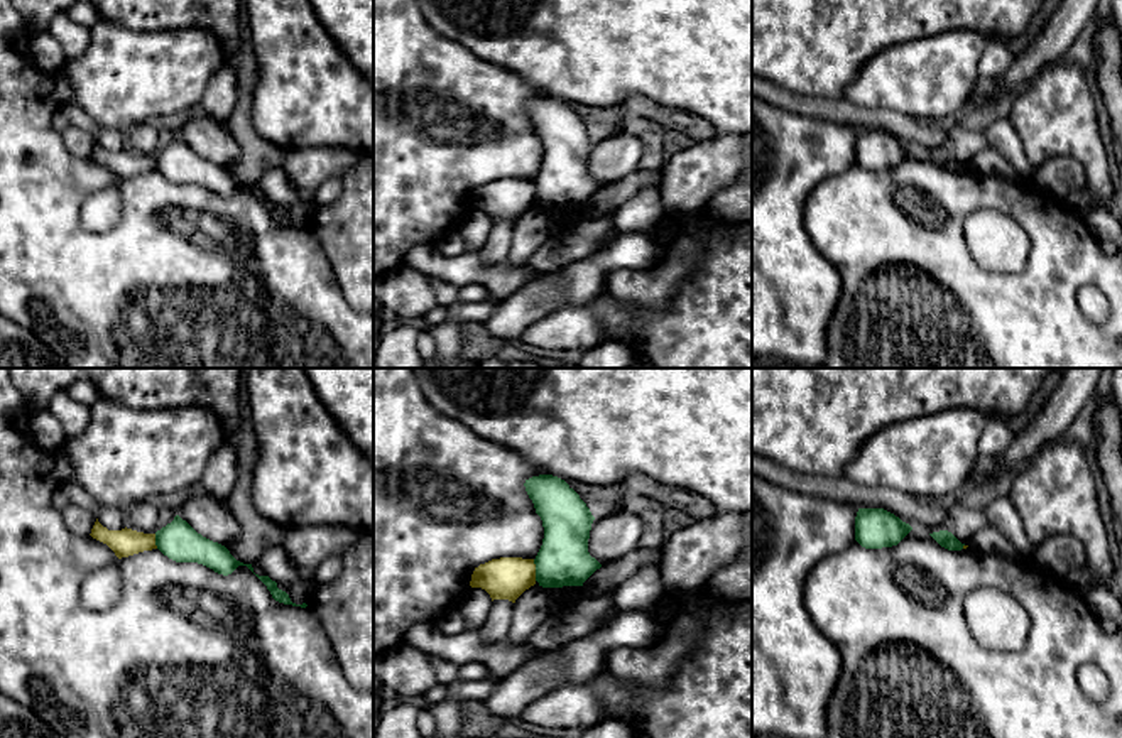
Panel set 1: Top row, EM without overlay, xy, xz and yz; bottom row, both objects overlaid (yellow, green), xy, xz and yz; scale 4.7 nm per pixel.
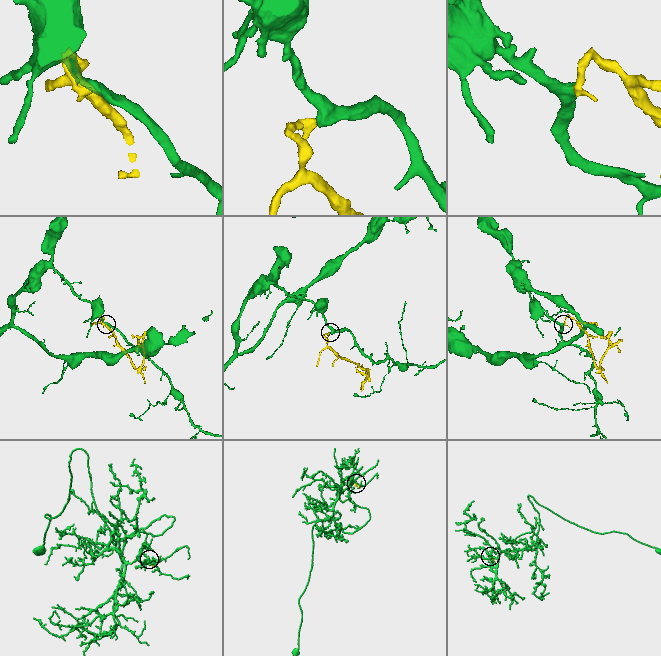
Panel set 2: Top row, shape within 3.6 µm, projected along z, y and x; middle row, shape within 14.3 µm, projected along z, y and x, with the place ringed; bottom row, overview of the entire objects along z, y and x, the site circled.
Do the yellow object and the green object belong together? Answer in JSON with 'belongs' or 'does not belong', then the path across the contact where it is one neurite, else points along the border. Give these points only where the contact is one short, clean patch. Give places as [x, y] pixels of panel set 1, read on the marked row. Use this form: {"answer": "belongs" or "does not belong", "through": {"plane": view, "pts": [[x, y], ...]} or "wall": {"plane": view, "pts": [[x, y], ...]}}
{"answer": "does not belong", "wall": {"plane": "xz", "pts": [[533, 559], [536, 580]]}}

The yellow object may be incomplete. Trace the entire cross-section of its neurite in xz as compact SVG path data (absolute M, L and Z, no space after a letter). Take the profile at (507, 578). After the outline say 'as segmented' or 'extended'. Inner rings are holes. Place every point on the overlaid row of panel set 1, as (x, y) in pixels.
M500 557L475 567L470 586L485 589L493 600L515 600L536 584L534 559Z; as segmented

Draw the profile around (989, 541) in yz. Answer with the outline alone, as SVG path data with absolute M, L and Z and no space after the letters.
M989 524L973 535L968 547L983 554L1000 556L1016 562L1029 566L1036 564L1032 551L1029 554L1019 552L1002 532L999 532Z

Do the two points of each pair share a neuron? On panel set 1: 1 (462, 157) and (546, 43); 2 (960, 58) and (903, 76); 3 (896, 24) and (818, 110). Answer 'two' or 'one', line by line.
1: two
2: one
3: two

